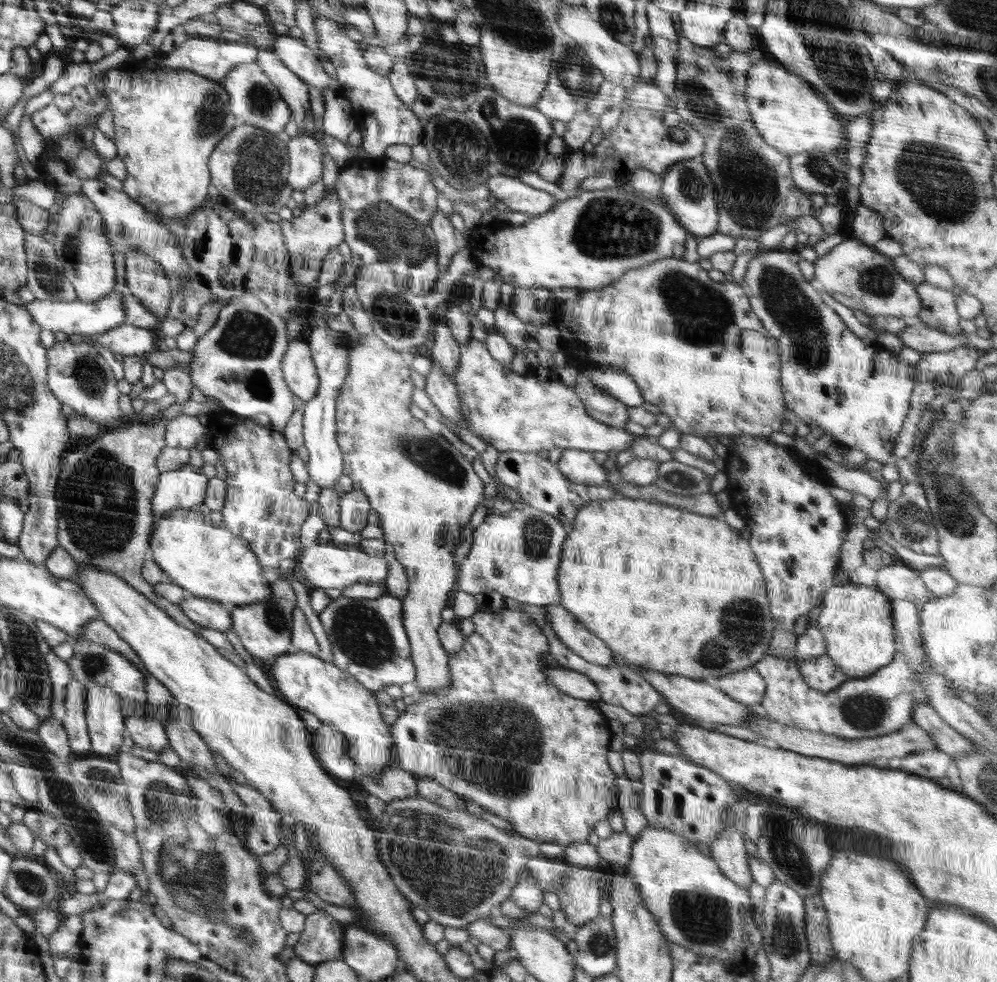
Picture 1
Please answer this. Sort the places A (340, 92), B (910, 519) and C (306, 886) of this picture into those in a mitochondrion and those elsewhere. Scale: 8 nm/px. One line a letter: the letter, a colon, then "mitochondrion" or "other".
A: other
B: mitochondrion
C: other

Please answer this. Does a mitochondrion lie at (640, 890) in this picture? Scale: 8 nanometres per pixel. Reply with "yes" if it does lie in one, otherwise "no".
no

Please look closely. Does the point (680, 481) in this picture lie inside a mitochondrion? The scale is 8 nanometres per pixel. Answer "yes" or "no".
yes

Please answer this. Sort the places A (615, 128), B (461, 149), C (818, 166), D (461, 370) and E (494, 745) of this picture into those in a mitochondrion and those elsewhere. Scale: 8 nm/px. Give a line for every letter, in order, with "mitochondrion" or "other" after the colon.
A: other
B: mitochondrion
C: mitochondrion
D: other
E: mitochondrion

